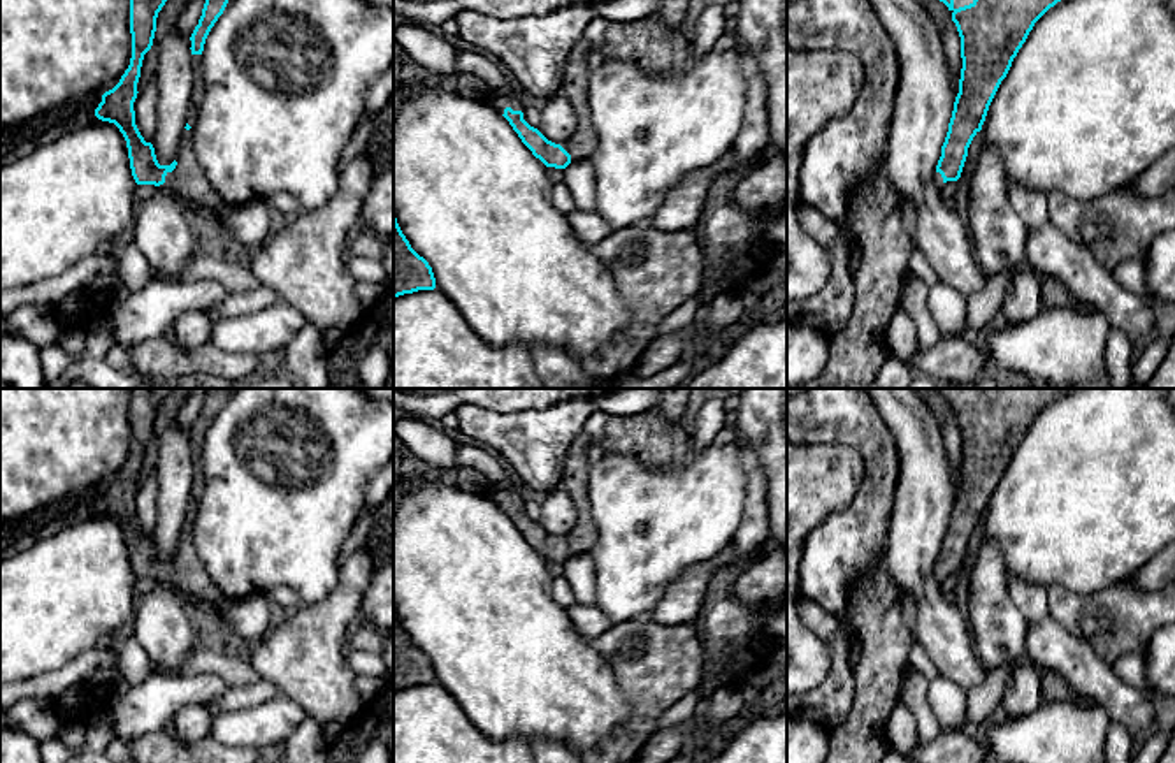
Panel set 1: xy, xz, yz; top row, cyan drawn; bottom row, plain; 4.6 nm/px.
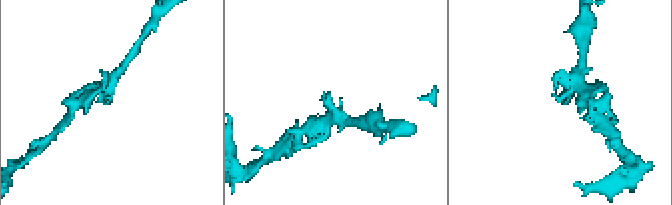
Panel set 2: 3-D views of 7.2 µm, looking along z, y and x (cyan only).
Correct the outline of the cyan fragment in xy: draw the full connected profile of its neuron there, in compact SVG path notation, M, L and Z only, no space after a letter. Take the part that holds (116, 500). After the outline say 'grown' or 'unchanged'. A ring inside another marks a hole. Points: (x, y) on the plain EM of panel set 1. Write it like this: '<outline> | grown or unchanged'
M132 389L130 427L132 452L119 476L102 489L95 510L114 517L123 527L128 541L130 563L137 578L169 578L179 591L193 598L228 607L228 600L213 584L193 545L193 527L184 526L177 550L170 559L160 559L151 536L146 536L135 519L133 496L144 448L151 443L156 411L172 389Z | grown

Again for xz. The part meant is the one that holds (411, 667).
M393 608L393 691L434 682L432 661L411 642Z | unchanged

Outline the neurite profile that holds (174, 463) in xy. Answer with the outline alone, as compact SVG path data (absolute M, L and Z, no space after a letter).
M172 417L158 436L155 462L158 480L155 549L160 559L170 559L184 529L186 508L193 489L193 455L190 431Z

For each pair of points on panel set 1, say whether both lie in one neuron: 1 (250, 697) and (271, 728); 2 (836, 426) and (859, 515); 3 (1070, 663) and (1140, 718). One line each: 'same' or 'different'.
1: different
2: same
3: same

